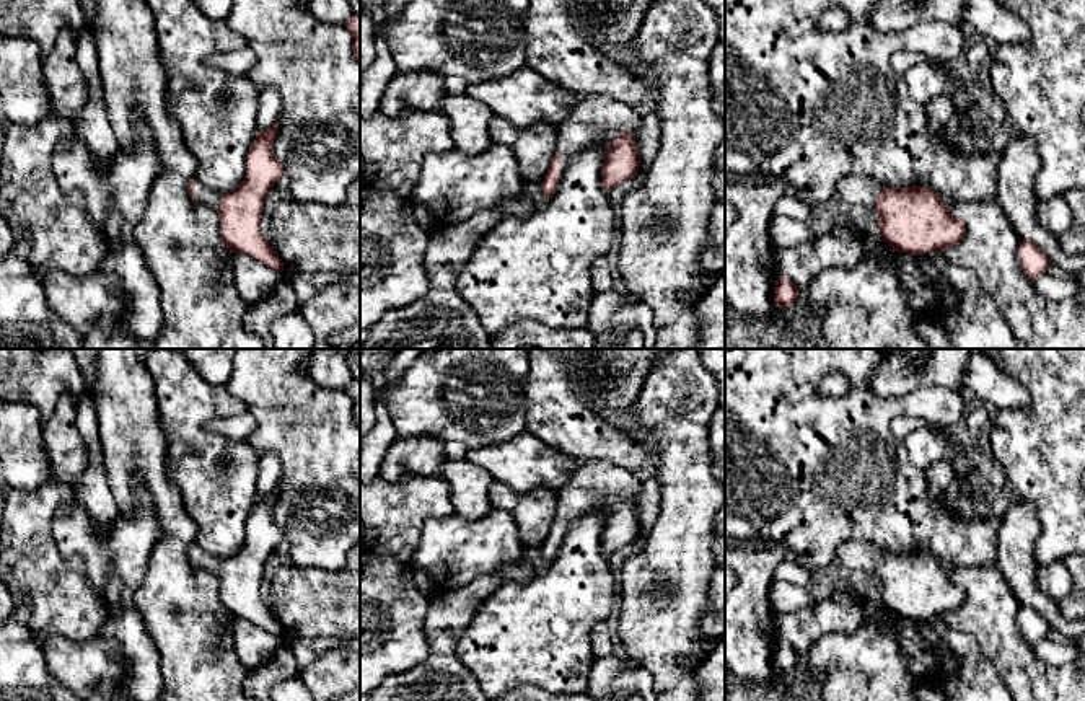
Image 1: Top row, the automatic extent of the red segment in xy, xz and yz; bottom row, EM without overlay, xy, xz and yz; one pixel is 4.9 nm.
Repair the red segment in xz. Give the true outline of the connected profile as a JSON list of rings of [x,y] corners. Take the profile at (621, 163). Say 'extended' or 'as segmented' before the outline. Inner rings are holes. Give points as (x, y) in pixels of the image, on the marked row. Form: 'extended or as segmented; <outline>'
extended; [[[583,96],[577,108],[556,126],[559,148],[541,181],[544,194],[551,199],[559,186],[569,160],[606,140],[606,153],[601,168],[601,186],[604,191],[632,179],[640,166],[640,155],[635,145],[634,130],[640,126],[642,116],[622,103],[606,96]]]

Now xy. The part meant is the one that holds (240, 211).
extended; [[[279,122],[269,130],[259,130],[248,155],[244,181],[230,192],[218,192],[191,179],[187,191],[191,199],[217,210],[220,217],[220,236],[230,253],[244,253],[261,264],[282,272],[283,262],[261,233],[264,201],[277,179],[283,174],[280,161],[274,155],[274,142]]]

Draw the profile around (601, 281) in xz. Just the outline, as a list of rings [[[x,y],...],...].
[[[601,256],[591,266],[591,287],[593,287],[595,293],[603,293],[603,292],[613,289],[611,267],[604,256]]]

